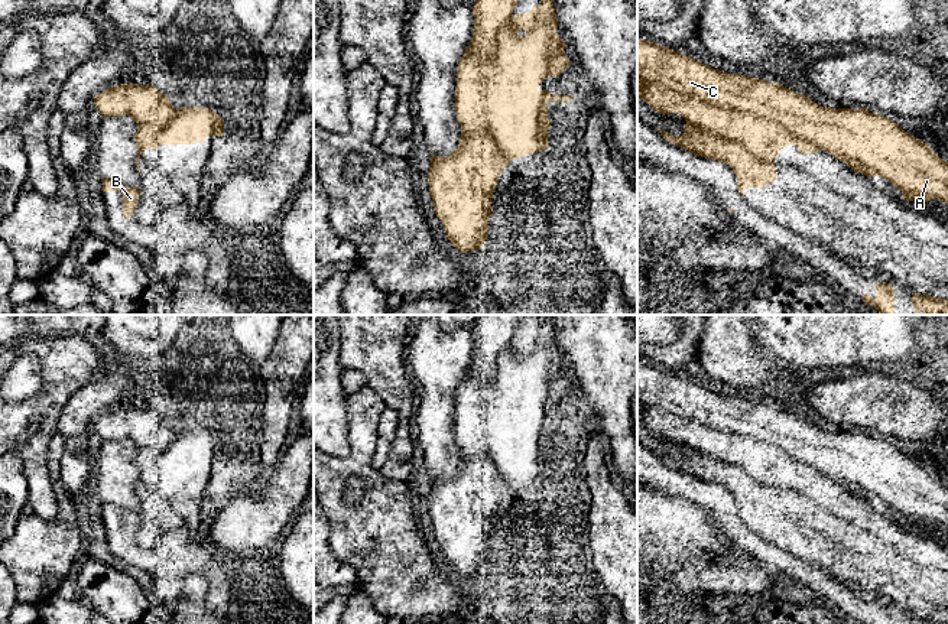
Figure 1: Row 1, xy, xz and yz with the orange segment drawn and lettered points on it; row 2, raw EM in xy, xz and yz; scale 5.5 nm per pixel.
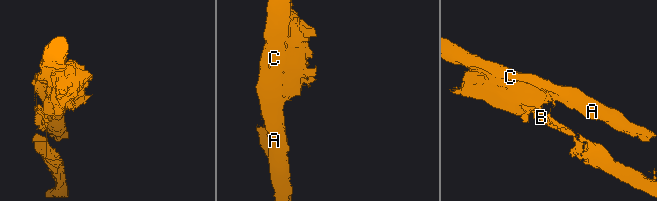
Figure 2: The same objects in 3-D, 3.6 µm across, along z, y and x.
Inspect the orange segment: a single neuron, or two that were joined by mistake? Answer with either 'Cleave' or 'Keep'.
Cleave

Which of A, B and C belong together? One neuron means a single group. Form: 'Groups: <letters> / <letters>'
Groups: A C / B

